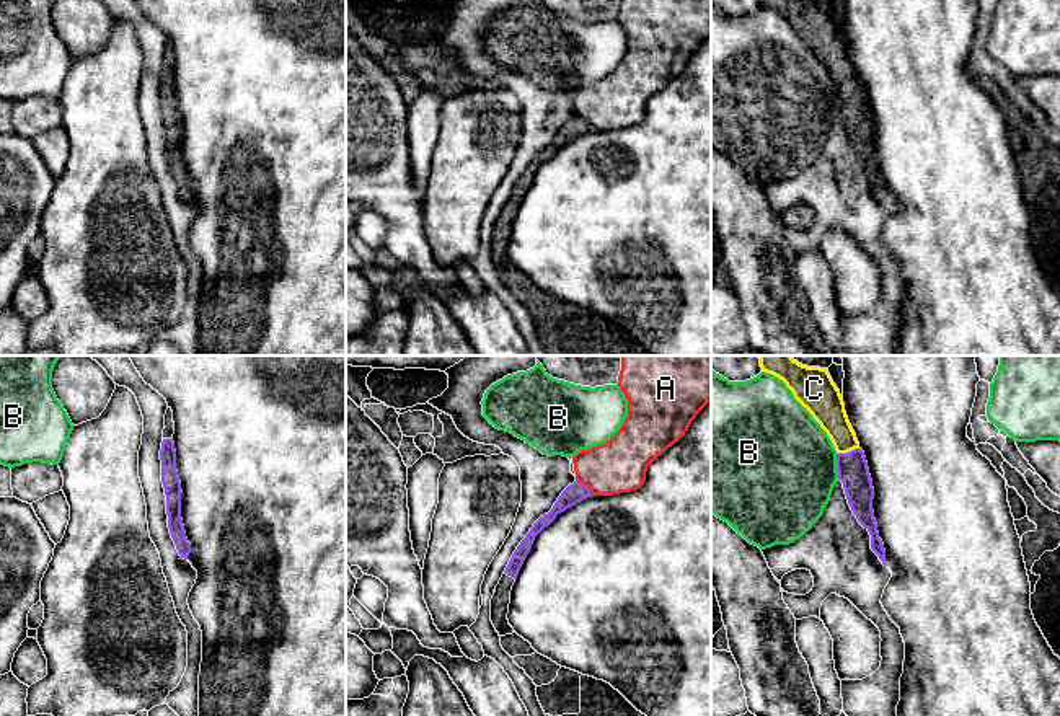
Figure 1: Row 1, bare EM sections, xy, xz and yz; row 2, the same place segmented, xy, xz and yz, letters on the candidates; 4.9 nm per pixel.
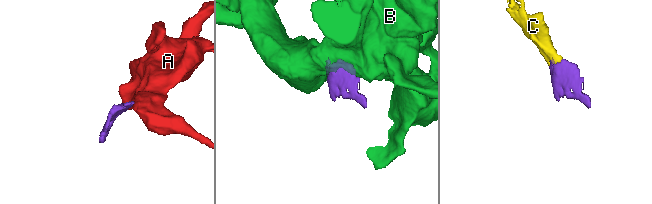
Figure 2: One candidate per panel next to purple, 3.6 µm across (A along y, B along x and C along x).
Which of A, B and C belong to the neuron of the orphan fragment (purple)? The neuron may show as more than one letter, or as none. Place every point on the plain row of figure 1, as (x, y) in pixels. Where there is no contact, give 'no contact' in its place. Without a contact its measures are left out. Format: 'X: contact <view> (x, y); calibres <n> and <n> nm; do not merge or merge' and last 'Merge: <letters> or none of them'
A: contact xz (586, 121); calibres 100 and 260 nm; do not merge
B: contact yz (837, 101); calibres 150 and 500 nm; do not merge
C: contact yz (848, 87); calibres 150 and 170 nm; merge
Merge: C

